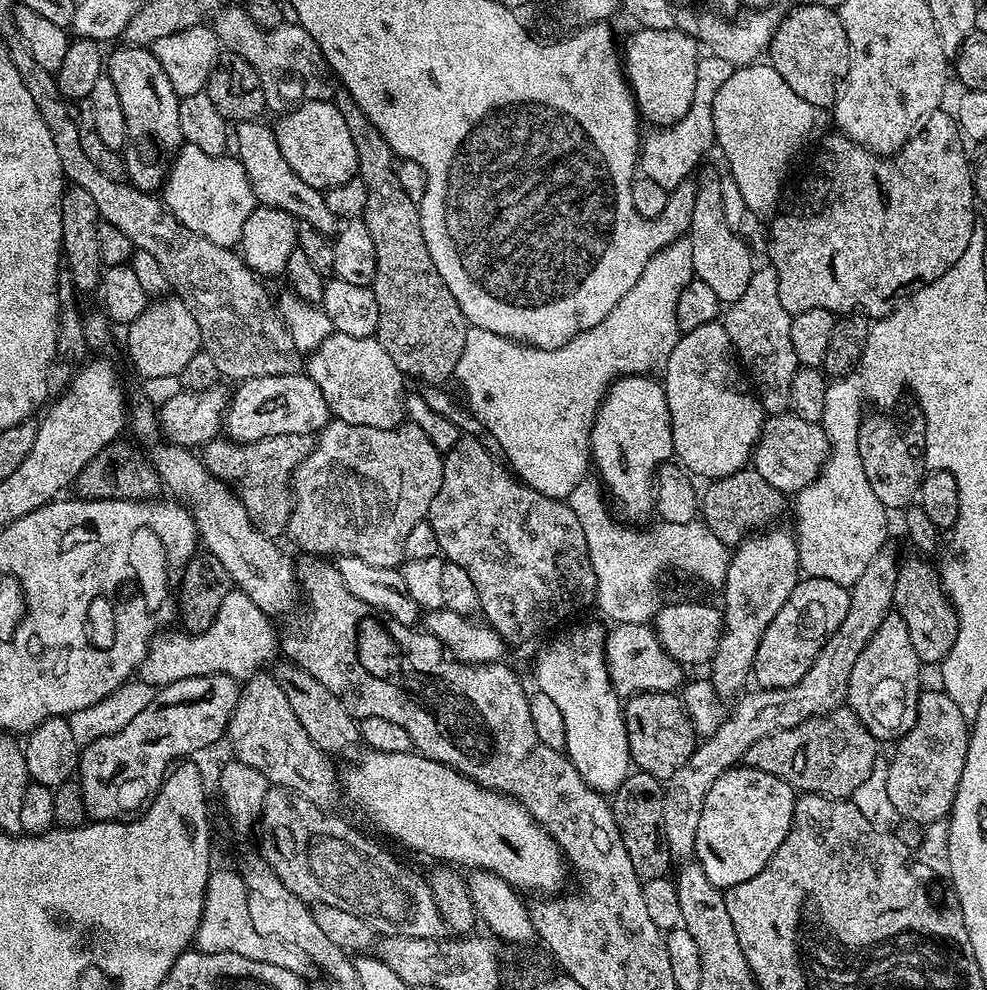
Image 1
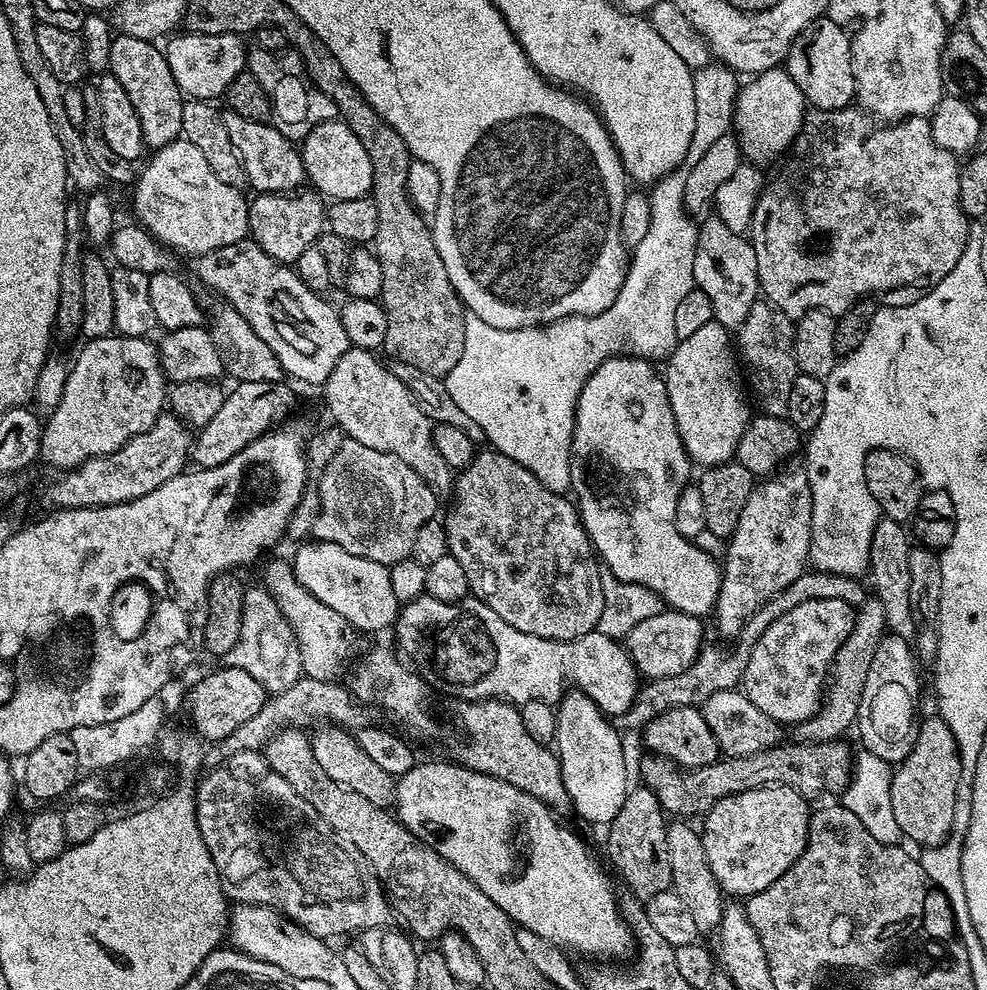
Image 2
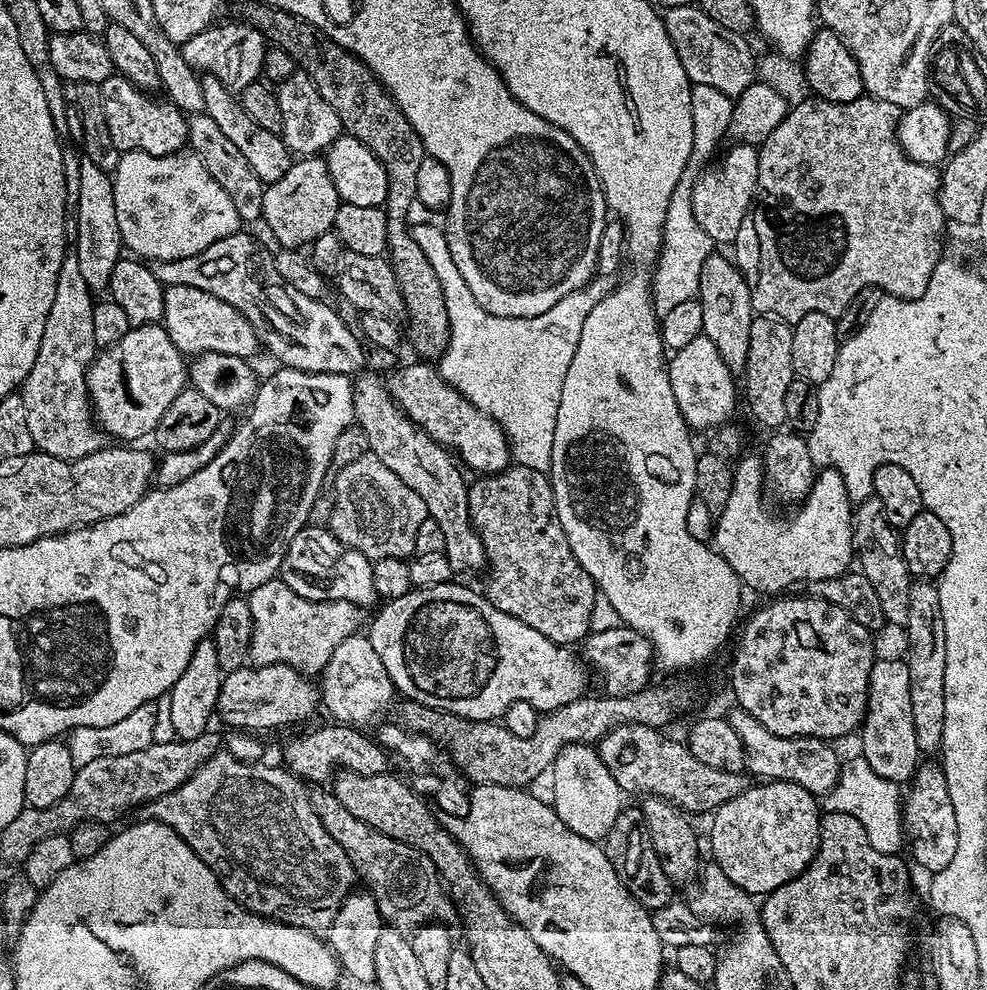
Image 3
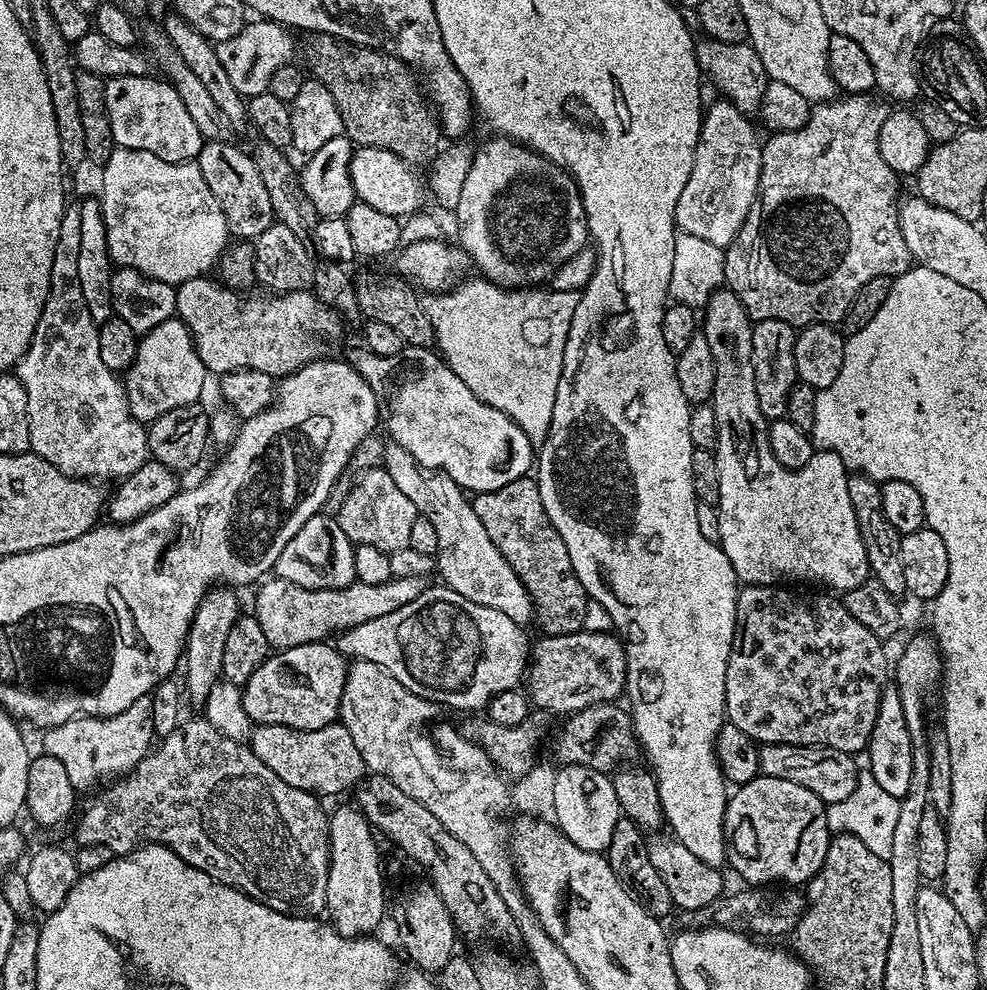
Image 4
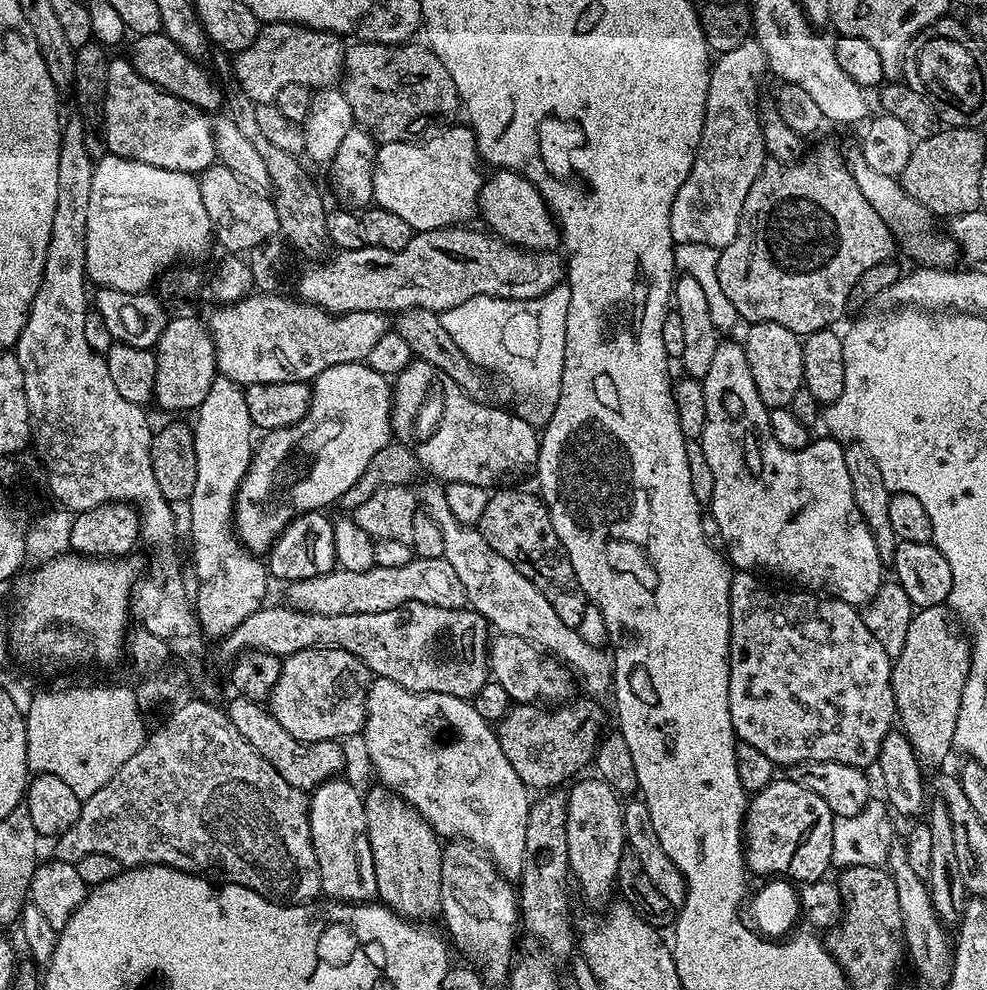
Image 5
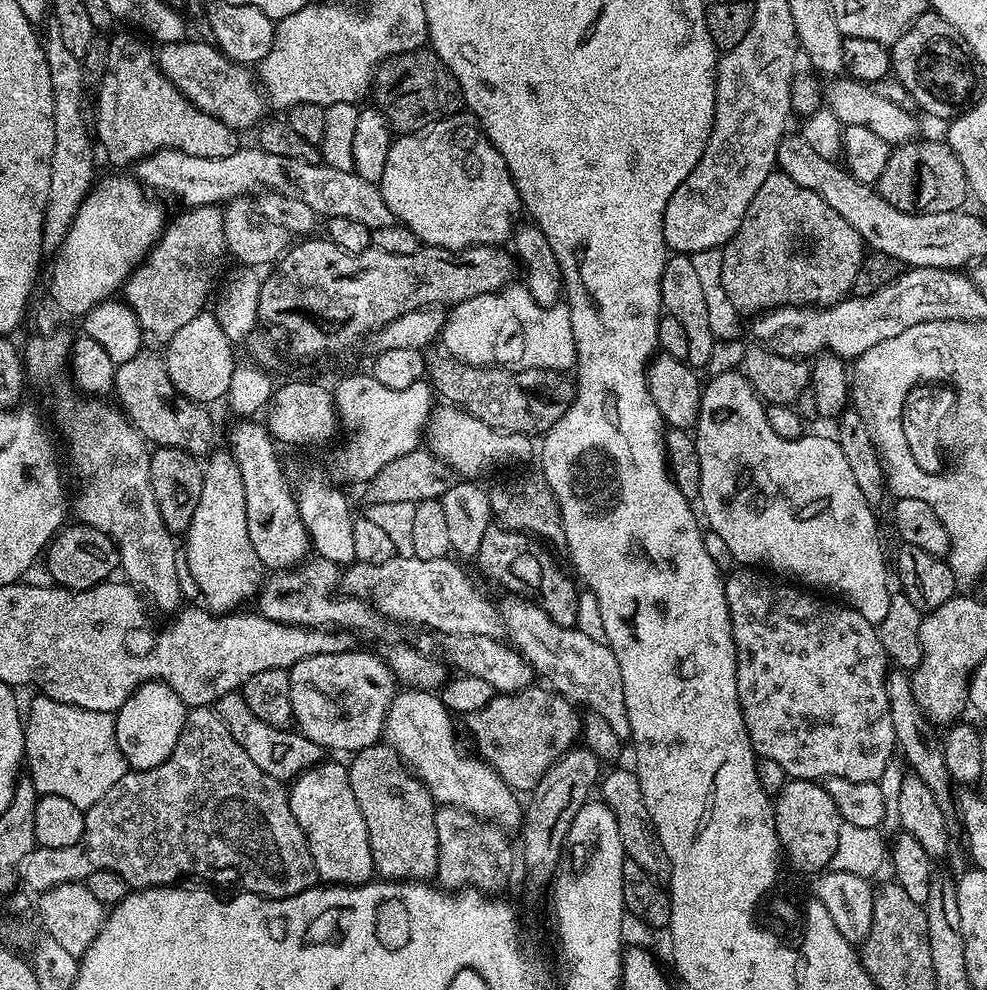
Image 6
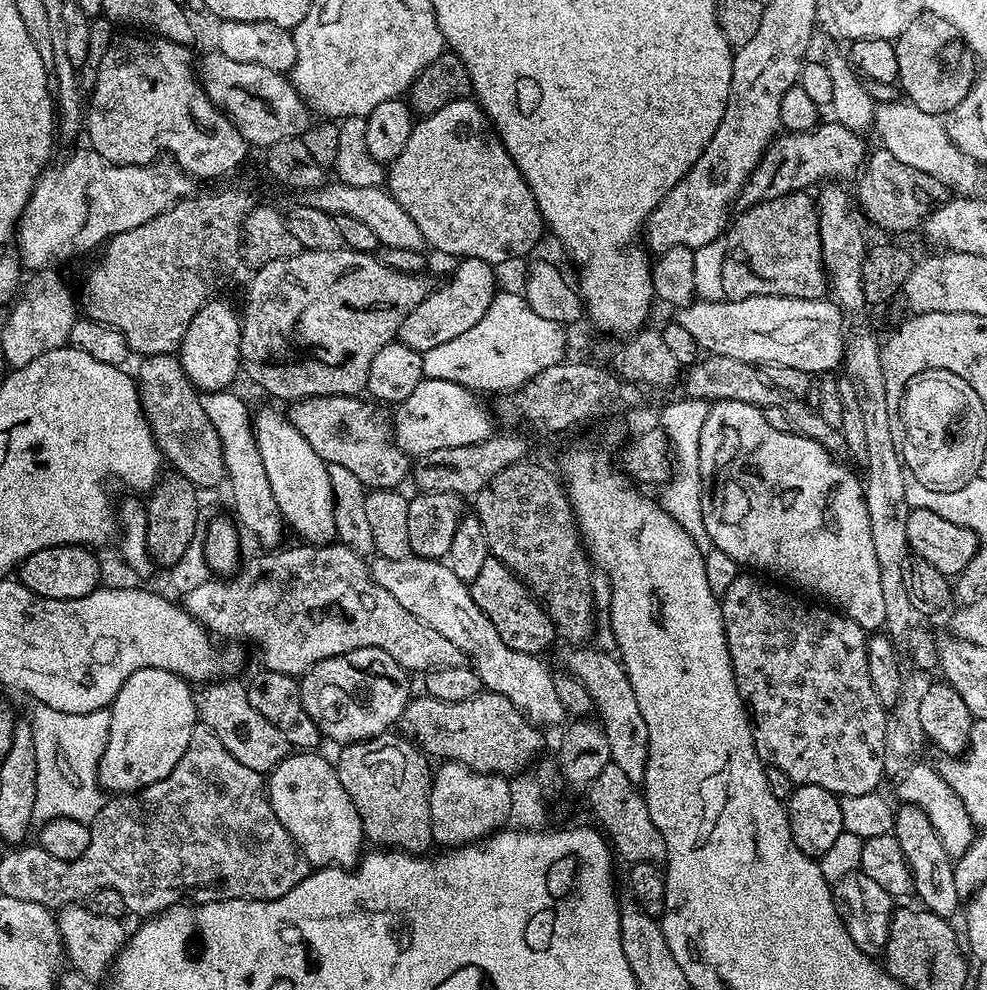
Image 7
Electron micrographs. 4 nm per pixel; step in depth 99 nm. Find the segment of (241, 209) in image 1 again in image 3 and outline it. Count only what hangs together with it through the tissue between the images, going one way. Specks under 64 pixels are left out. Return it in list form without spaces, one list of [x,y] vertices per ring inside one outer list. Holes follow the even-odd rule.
[[[181,150],[169,156],[125,152],[111,177],[120,242],[127,251],[128,248],[132,251],[129,253],[133,257],[143,258],[148,262],[190,258],[190,254],[198,254],[206,250],[206,246],[214,246],[214,242],[241,231],[242,221],[238,210],[234,210],[234,202],[230,202],[230,194],[226,194],[226,190],[222,190],[222,186],[214,182],[202,158],[198,158],[191,150]]]

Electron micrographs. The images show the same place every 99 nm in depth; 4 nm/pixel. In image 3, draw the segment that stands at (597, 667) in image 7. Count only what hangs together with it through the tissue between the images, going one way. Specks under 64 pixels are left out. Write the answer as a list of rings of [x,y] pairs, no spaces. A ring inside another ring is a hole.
[[[357,375],[352,397],[356,411],[354,420],[362,430],[366,430],[368,452],[382,462],[386,462],[386,466],[390,466],[390,470],[394,470],[394,474],[398,474],[398,478],[402,478],[402,482],[406,482],[406,486],[410,486],[410,490],[414,490],[414,494],[418,494],[418,498],[426,502],[429,517],[434,522],[438,522],[442,535],[446,537],[443,554],[449,560],[453,573],[472,572],[475,568],[483,569],[486,564],[484,547],[478,534],[472,529],[472,519],[468,509],[469,485],[466,480],[464,484],[465,473],[458,467],[449,449],[440,447],[438,442],[430,439],[396,405],[396,401],[388,393],[385,381],[379,375]]]

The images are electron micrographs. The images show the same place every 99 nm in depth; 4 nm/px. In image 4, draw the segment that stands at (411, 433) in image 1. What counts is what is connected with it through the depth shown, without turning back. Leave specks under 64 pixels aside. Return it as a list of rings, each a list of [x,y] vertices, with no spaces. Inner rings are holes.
[[[383,467],[368,468],[360,476],[360,481],[348,492],[344,505],[338,511],[338,519],[346,538],[350,538],[353,545],[365,544],[374,546],[378,550],[389,554],[408,547],[410,530],[417,518],[416,507],[398,485],[394,478]]]

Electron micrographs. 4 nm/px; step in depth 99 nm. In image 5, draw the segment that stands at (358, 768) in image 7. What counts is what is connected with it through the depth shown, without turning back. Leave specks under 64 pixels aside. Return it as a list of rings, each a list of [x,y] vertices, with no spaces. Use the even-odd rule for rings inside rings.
[[[375,787],[369,792],[365,791],[363,797],[370,854],[374,854],[374,878],[379,903],[406,920],[427,921],[427,916],[435,917],[440,910],[444,857],[441,837],[408,801],[388,788]]]

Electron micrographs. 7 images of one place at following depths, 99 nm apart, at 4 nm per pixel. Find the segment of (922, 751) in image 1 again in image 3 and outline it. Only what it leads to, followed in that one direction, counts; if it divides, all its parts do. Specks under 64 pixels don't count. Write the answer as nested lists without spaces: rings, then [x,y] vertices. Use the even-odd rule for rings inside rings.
[[[927,762],[921,763],[916,769],[916,773],[912,775],[910,783],[907,785],[906,791],[902,796],[902,825],[903,830],[906,833],[906,844],[907,847],[912,847],[912,856],[916,859],[916,864],[920,868],[925,868],[928,874],[937,872],[945,868],[948,863],[954,859],[954,854],[958,847],[958,821],[954,818],[954,805],[950,803],[950,789],[946,786],[946,774],[944,773],[943,767],[939,763],[927,764]]]

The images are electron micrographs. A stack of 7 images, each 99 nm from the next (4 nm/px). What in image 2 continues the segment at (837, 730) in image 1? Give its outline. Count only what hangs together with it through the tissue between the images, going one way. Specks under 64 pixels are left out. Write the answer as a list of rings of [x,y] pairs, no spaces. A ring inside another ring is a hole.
[[[843,739],[803,743],[787,744],[787,742],[781,742],[775,748],[767,748],[758,754],[724,756],[716,759],[712,764],[689,769],[677,766],[674,761],[666,759],[664,756],[648,754],[645,755],[645,760],[640,764],[640,776],[644,779],[641,781],[643,787],[649,788],[655,794],[665,813],[672,818],[703,817],[722,798],[755,788],[771,788],[773,784],[784,784],[788,788],[793,788],[795,792],[799,792],[805,798],[820,796],[823,792],[843,793],[853,773],[853,749],[848,749],[844,745],[845,741]]]

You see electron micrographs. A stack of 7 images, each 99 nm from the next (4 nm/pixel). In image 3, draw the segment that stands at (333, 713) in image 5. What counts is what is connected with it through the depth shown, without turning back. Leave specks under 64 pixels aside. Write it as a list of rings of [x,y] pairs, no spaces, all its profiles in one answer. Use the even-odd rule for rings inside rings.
[[[257,664],[236,668],[227,673],[221,682],[216,712],[232,730],[258,730],[278,728],[282,724],[296,724],[307,712],[321,703],[322,696],[317,685],[312,684],[299,668],[288,664]]]

